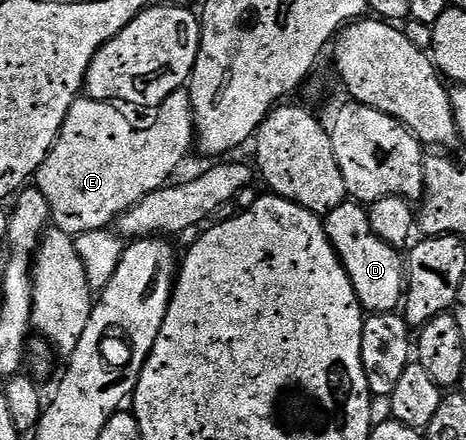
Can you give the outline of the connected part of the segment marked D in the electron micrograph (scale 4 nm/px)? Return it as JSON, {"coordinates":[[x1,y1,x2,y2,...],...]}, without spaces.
{"coordinates":[[346,202,324,213,323,223,341,264,351,278,351,286,362,309,369,314,397,312,405,290,403,256,371,230,368,211,360,203]]}

